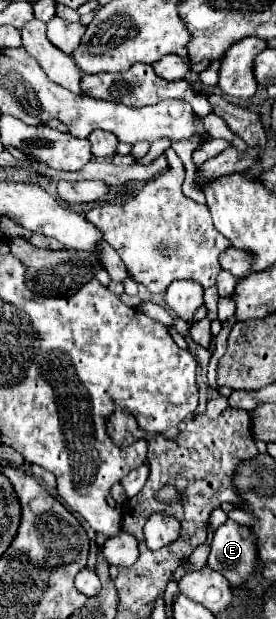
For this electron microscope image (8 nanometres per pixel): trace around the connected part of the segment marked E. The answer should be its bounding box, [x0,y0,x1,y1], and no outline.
[208,520,258,586]

